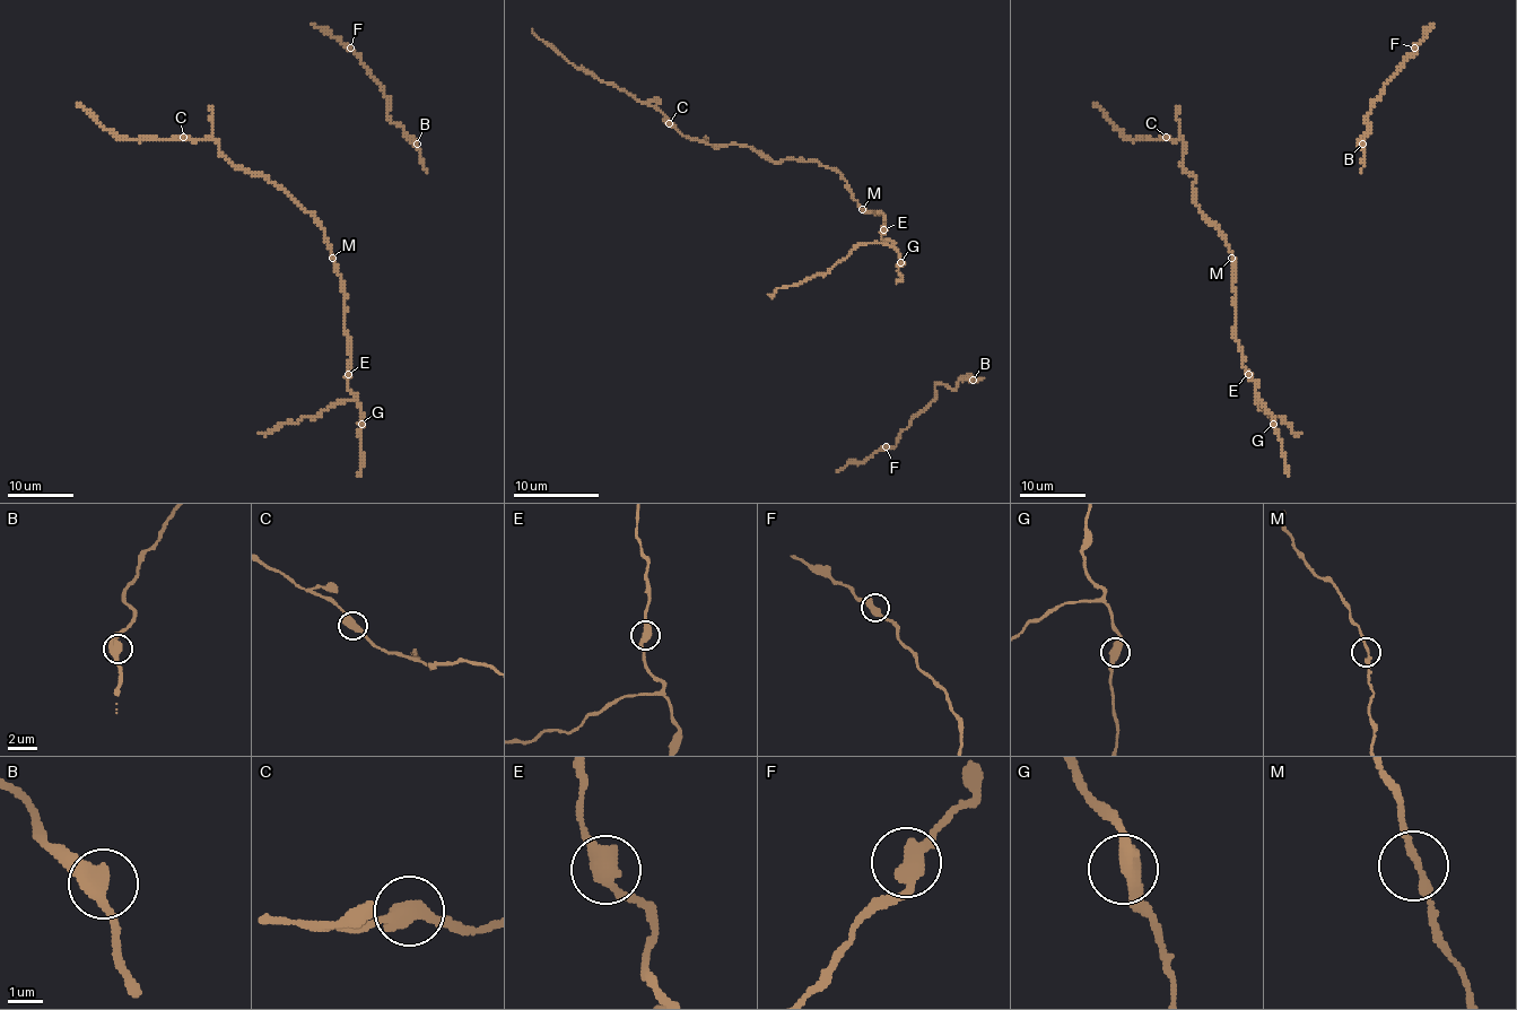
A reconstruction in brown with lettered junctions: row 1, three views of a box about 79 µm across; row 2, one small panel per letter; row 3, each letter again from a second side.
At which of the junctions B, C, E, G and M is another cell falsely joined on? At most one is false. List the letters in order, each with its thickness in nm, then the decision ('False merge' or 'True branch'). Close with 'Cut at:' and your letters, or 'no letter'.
B: Thickness 480 nm. True branch
C: Thickness 440 nm. True branch
E: Thickness 440 nm. True branch
G: Thickness 440 nm. True branch
M: Thickness 200 nm. True branch
Cut at: no letter

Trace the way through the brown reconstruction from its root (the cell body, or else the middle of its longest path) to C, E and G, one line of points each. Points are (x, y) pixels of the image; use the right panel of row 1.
C: (1232, 255), (1223, 234), (1195, 203), (1195, 176), (1182, 166), (1184, 142), (1166, 137)
E: (1232, 255), (1235, 340), (1243, 353), (1243, 368), (1248, 374)
G: (1232, 255), (1235, 340), (1243, 353), (1243, 368), (1256, 383), (1256, 395), (1273, 417), (1273, 424)

